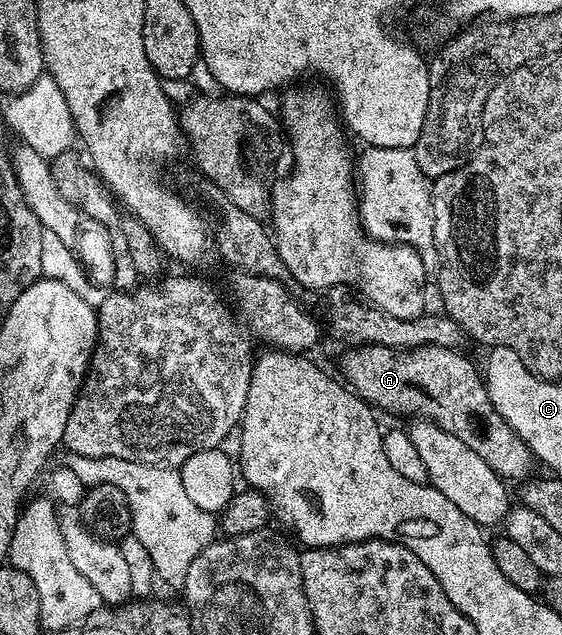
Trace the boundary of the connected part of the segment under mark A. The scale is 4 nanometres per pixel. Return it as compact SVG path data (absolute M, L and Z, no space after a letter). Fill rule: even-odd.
M364 344L348 347L344 352L347 353L339 360L339 368L344 376L342 379L356 396L368 404L376 409L384 408L387 412L404 412L407 418L431 420L441 426L441 430L453 434L453 438L461 438L461 442L465 442L465 446L469 446L469 450L473 450L477 458L481 458L485 466L489 466L489 470L497 473L504 482L522 482L532 475L533 457L530 450L523 439L503 421L501 414L497 414L480 369L478 372L474 362L469 357L462 356L462 351L438 348L432 344L410 350Z

